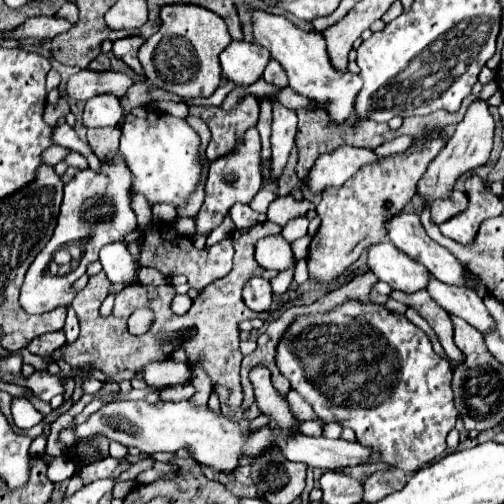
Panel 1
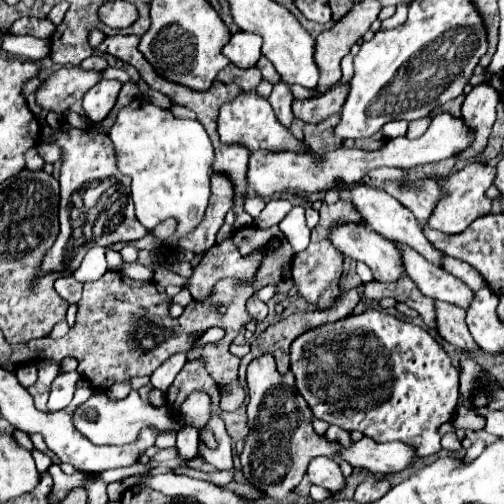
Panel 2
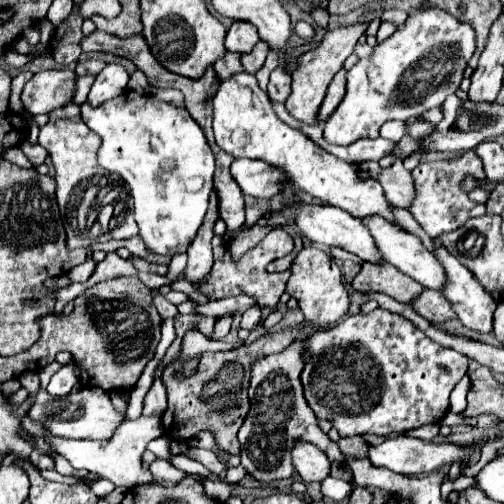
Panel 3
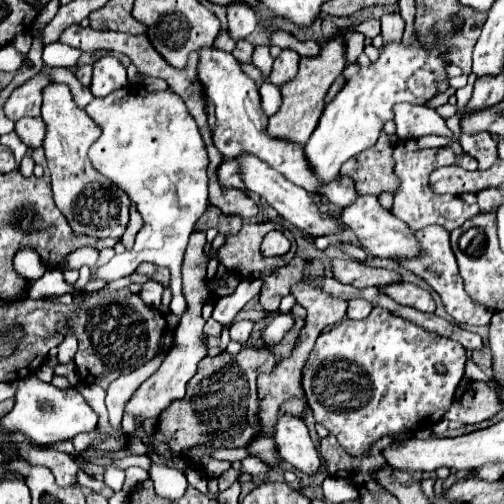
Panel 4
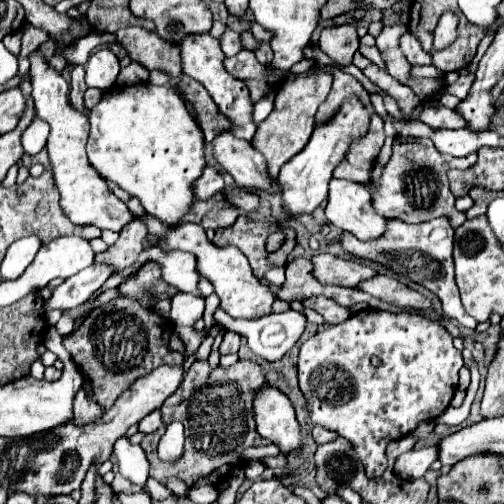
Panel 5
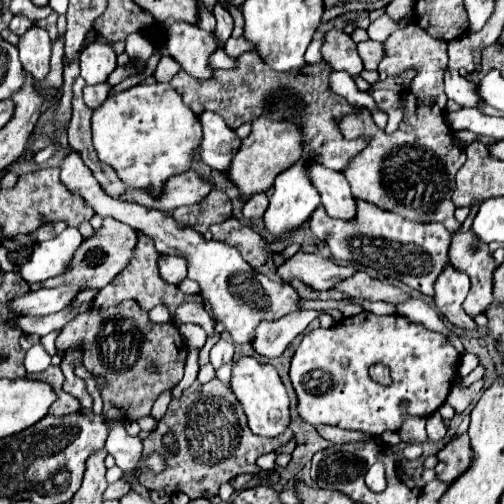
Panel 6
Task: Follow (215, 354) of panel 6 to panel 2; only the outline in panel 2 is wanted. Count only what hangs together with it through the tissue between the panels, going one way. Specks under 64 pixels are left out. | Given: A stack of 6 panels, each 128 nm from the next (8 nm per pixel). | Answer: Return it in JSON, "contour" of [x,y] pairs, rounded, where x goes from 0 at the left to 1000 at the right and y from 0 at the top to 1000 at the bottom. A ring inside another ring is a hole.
{"contour":[[[492,595],[488,607],[492,607],[492,623],[508,639],[520,639],[528,631],[528,623],[532,623],[532,607],[524,599],[516,599],[516,595]]]}

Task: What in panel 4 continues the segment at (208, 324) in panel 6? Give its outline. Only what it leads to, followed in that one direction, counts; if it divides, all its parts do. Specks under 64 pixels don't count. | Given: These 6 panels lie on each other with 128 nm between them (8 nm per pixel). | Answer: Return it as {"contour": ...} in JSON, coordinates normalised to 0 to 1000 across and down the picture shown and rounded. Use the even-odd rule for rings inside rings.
{"contour":[[[286,171],[238,175],[206,194],[187,194],[171,210],[171,226],[202,258],[198,274],[175,298],[183,329],[226,369],[242,373],[270,401],[274,421],[286,433],[266,492],[230,504],[214,524],[194,528],[194,536],[179,544],[179,560],[218,560],[258,548],[282,520],[333,528],[341,567],[349,567],[337,619],[361,627],[369,619],[357,548],[361,512],[385,444],[413,409],[413,310],[393,250],[353,187],[341,179],[298,183]]]}

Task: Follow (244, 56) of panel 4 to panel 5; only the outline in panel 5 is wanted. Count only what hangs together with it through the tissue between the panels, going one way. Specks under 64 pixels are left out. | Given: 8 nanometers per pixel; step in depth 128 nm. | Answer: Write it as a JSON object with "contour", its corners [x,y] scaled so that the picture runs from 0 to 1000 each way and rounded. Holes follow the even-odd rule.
{"contour":[[[448,56],[444,67],[440,67],[440,75],[437,75],[437,91],[440,91],[440,103],[444,103],[448,111],[464,111],[464,107],[472,107],[472,103],[480,99],[472,63],[464,63],[460,56]]]}

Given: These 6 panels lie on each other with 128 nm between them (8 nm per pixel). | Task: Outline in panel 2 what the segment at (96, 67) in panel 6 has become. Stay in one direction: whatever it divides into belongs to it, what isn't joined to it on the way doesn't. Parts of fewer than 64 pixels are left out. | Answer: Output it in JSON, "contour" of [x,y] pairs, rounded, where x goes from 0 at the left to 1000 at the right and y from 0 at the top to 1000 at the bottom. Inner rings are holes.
{"contour":[[[198,159],[190,175],[179,175],[175,187],[167,187],[167,222],[179,238],[206,238],[214,222],[226,214],[234,183],[242,175],[242,163],[234,159]]]}

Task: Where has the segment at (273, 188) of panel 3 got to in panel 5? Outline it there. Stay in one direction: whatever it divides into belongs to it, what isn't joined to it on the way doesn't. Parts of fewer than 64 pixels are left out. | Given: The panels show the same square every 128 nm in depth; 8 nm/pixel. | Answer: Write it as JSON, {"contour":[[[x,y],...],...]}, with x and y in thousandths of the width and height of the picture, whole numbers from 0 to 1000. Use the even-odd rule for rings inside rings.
{"contour":[[[405,333],[401,349],[385,365],[385,389],[389,389],[389,397],[413,397],[429,381],[440,381],[440,373],[444,373],[444,357],[440,357],[437,341],[425,333]]]}

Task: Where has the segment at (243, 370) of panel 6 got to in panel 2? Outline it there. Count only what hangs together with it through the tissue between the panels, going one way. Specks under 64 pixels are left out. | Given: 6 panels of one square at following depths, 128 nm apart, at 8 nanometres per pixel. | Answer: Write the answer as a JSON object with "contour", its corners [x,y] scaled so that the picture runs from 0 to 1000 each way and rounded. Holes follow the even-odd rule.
{"contour":[[[643,905],[619,909],[607,940],[619,960],[651,968],[659,980],[667,980],[671,972],[683,968],[683,944],[659,909],[643,909]]]}

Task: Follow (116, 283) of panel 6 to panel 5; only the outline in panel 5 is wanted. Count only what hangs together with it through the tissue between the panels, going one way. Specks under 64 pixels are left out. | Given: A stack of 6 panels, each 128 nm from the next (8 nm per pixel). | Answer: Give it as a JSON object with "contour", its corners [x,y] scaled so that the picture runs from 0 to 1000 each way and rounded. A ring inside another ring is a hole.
{"contour":[[[302,516],[282,524],[270,544],[250,552],[234,567],[234,591],[278,595],[278,603],[286,603],[290,611],[302,611],[310,599],[317,599],[325,591],[341,591],[349,583],[353,583],[353,575],[321,556],[313,524]]]}

